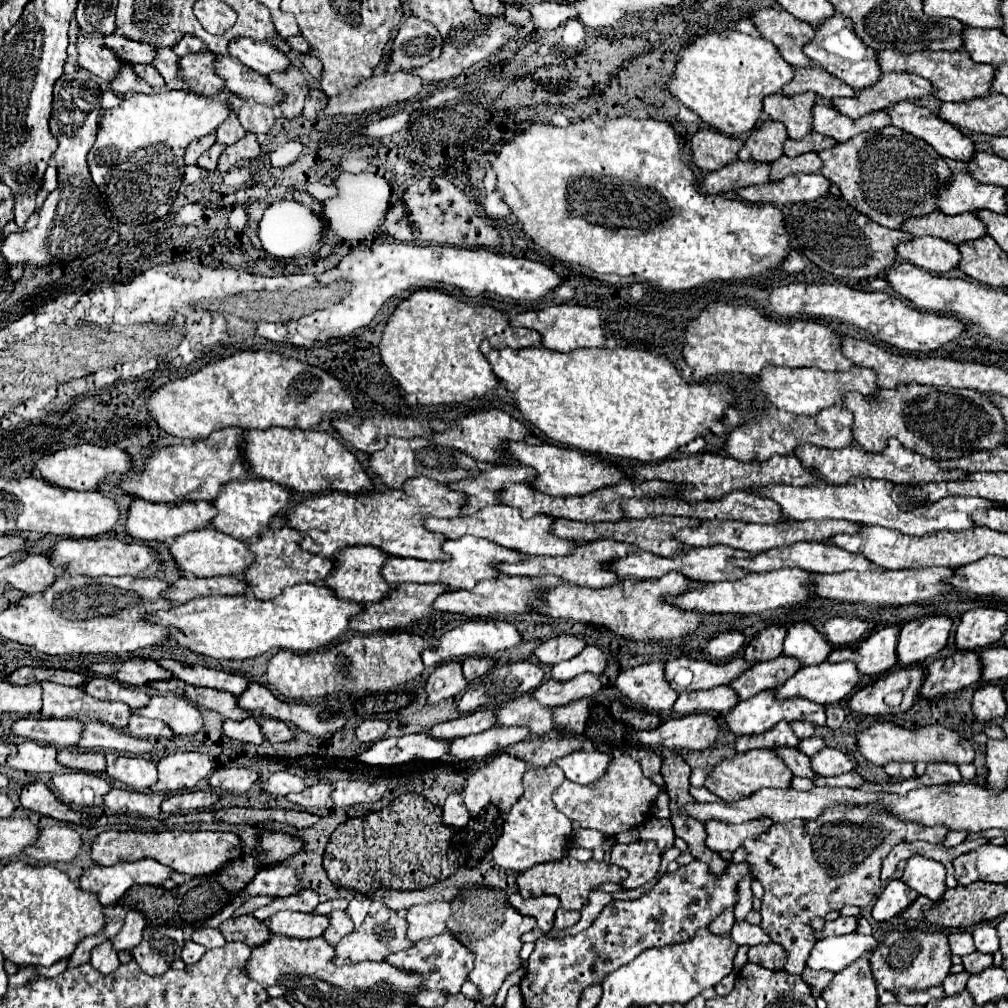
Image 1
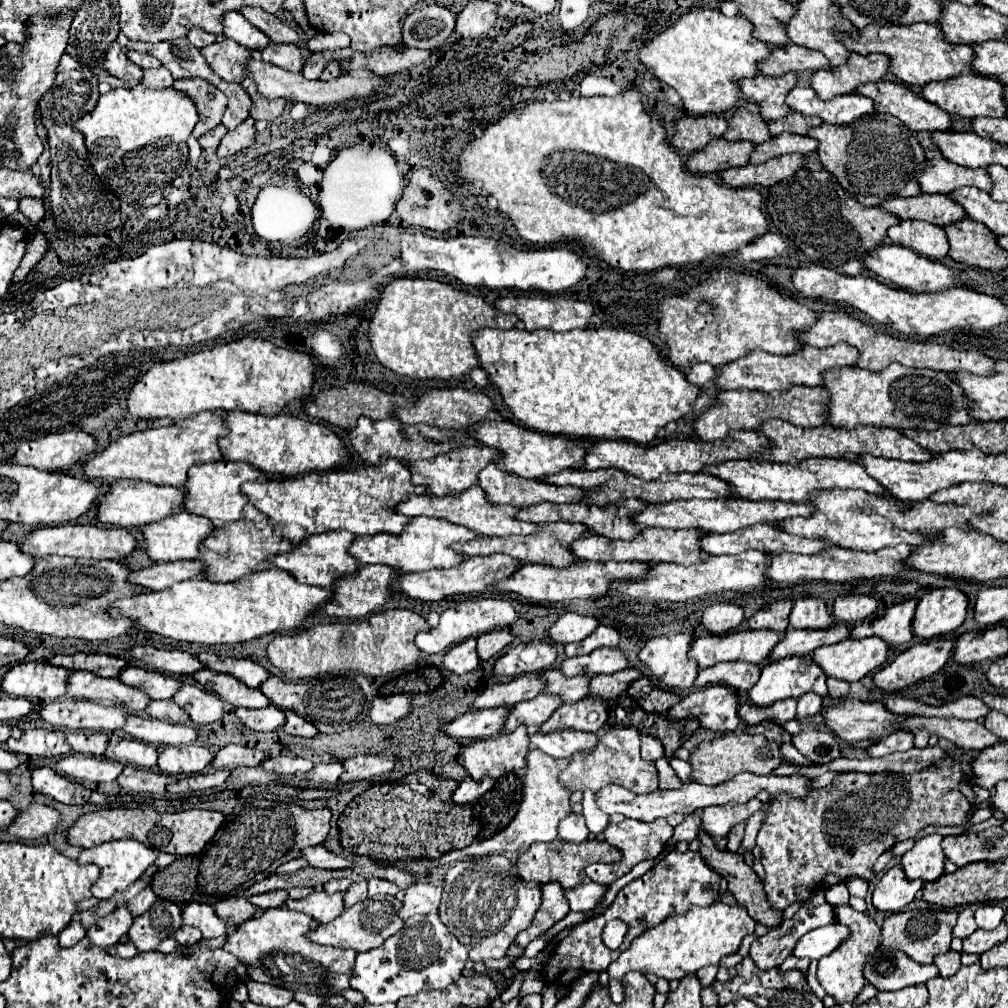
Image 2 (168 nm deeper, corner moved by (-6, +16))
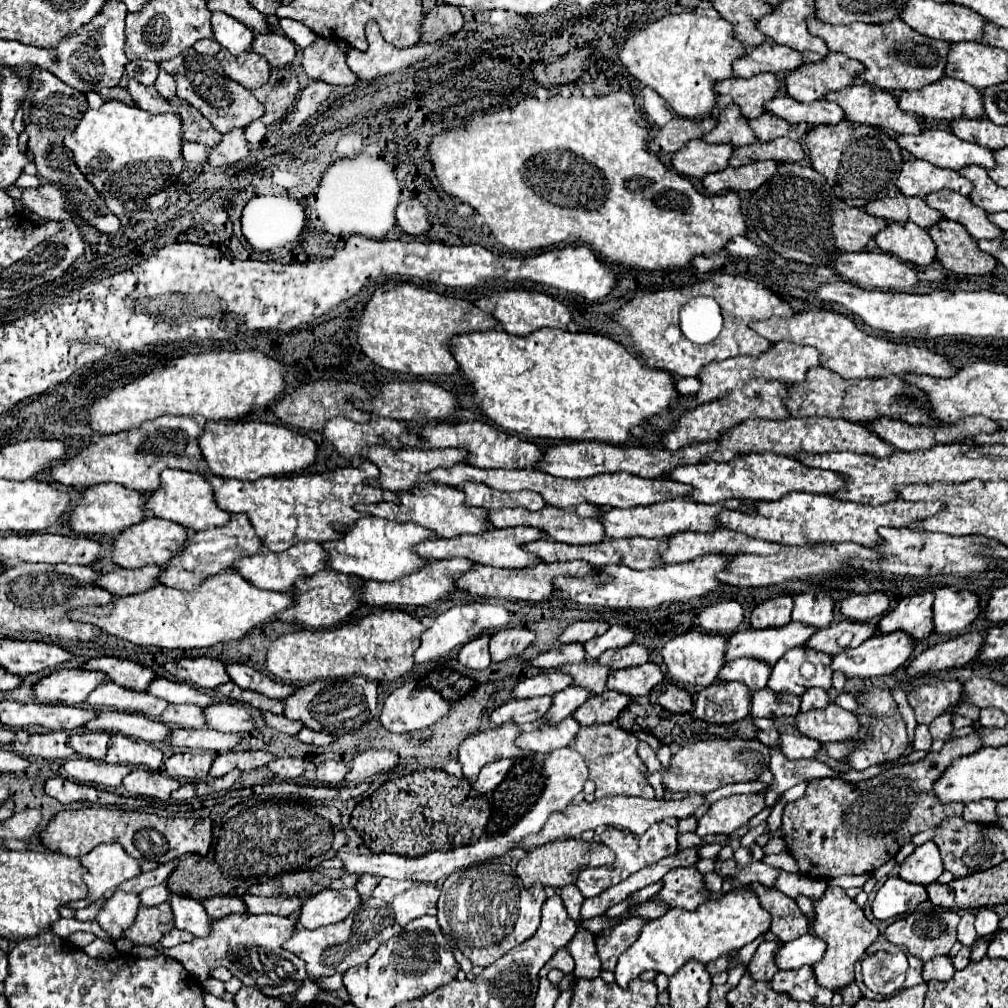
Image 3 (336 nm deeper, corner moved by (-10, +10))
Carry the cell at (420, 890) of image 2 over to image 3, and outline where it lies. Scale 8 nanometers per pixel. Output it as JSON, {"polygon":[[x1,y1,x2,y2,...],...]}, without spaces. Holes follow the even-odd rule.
{"polygon":[[417,884,393,900,393,912,399,926,407,926,411,920,429,914,439,900,439,888,435,884]]}

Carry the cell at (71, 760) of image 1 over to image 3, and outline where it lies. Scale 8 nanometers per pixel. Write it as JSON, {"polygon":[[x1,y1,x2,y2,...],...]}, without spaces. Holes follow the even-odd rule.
{"polygon":[[77,732,77,734,69,736,67,744,81,758,87,758,87,760,105,760,109,738,111,738,111,734,107,734,107,732]]}

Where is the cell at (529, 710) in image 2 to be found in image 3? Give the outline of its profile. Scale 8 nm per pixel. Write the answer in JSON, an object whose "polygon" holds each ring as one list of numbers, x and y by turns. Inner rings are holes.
{"polygon":[[569,686,569,688,565,688,563,692,559,692,559,694,553,696,553,704,551,704,551,708,547,710,547,714,541,718,541,722,551,724,551,726,559,724,563,718,571,716,573,710,579,708,587,698,589,698,587,690,583,690,583,688,579,688,579,686]]}

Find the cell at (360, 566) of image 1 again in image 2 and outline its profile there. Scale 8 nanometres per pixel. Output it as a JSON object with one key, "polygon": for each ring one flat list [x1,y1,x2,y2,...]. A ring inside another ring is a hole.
{"polygon":[[345,530,315,534,315,536,309,536,307,540,301,540,291,552,273,556,273,560,269,560,269,564,273,564,275,568,281,568,285,572,291,572,291,576,295,576,295,580,299,580,301,584,331,588,331,584,337,578,341,578,345,572,353,572,355,568,359,568,359,564,347,552,353,538,355,538,355,534,345,532]]}

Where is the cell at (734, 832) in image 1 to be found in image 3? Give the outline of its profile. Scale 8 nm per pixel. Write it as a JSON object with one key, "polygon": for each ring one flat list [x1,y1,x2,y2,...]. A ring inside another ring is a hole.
{"polygon":[[741,794,741,796,729,796,721,798,707,814,697,822,697,834,733,834,737,828,747,824,757,812,763,810,763,800,755,794]]}

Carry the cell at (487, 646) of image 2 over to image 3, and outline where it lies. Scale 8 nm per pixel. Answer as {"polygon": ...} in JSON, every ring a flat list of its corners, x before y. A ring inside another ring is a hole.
{"polygon":[[507,628,499,630,491,636,491,660,493,662,503,662,511,656,519,656,531,642,535,640,535,634,525,628]]}

